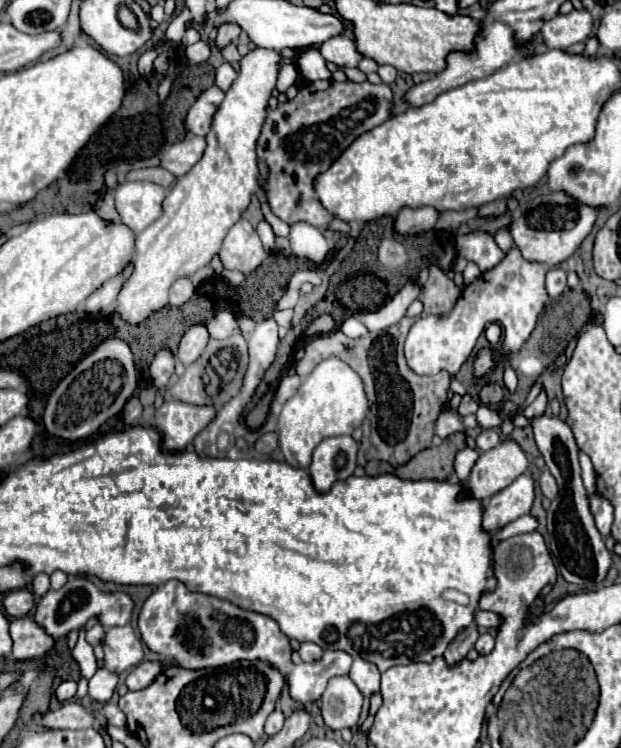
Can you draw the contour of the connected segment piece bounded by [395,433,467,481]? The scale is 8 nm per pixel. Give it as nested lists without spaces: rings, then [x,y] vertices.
[[[461,433],[451,435],[449,439],[443,439],[443,445],[435,449],[425,449],[417,453],[409,463],[399,465],[395,469],[395,475],[399,479],[435,479],[435,481],[447,481],[455,469],[453,459],[455,453],[465,447],[465,437]]]

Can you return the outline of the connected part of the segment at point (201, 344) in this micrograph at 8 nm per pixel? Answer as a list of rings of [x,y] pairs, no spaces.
[[[195,323],[191,327],[187,327],[187,331],[183,333],[181,341],[179,341],[179,361],[183,365],[189,365],[193,361],[197,361],[197,357],[205,351],[205,345],[209,341],[209,331],[205,327],[205,323]]]

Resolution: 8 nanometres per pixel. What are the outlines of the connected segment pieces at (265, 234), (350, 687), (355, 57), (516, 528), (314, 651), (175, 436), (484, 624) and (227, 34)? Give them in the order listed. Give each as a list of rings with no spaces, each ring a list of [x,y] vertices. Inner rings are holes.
[[[265,219],[259,221],[259,225],[257,225],[257,233],[259,233],[259,237],[261,237],[261,243],[263,243],[265,251],[271,253],[271,251],[275,249],[275,233],[273,233],[271,225],[269,225]]]
[[[349,675],[331,677],[321,701],[321,717],[329,729],[341,731],[345,727],[357,727],[363,695]]]
[[[343,35],[325,41],[319,47],[319,53],[323,55],[325,61],[335,63],[337,67],[357,67],[359,61],[363,59],[355,41],[349,39],[349,37],[343,37]]]
[[[523,515],[523,517],[519,517],[517,521],[513,521],[513,523],[505,525],[505,529],[501,529],[497,535],[493,535],[493,537],[491,537],[491,547],[493,547],[493,545],[497,545],[497,543],[499,543],[499,541],[503,541],[503,539],[513,537],[513,535],[535,531],[535,529],[537,529],[537,525],[539,525],[537,517],[533,517],[533,515]]]
[[[305,641],[305,643],[301,643],[299,655],[301,655],[301,659],[303,659],[303,661],[317,661],[317,659],[323,655],[323,649],[321,649],[317,643]]]
[[[171,399],[157,409],[153,425],[155,429],[161,429],[161,435],[165,437],[165,449],[185,449],[215,419],[215,413],[213,405],[191,405]]]
[[[475,611],[475,623],[479,625],[481,631],[489,631],[499,625],[499,615],[491,611]]]
[[[223,23],[219,27],[219,33],[217,33],[217,41],[215,43],[223,49],[227,43],[235,41],[239,37],[239,33],[241,33],[241,27],[237,23]]]

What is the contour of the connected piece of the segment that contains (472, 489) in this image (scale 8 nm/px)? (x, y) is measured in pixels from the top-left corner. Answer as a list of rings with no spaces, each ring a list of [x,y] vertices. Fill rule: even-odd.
[[[511,439],[479,455],[467,481],[461,483],[461,497],[469,493],[473,499],[491,499],[495,493],[511,485],[527,471],[525,451]]]

